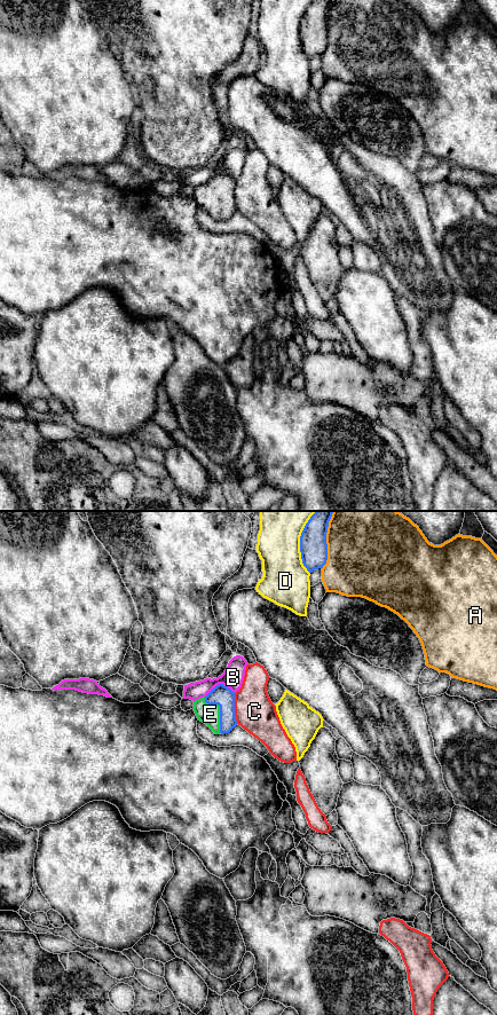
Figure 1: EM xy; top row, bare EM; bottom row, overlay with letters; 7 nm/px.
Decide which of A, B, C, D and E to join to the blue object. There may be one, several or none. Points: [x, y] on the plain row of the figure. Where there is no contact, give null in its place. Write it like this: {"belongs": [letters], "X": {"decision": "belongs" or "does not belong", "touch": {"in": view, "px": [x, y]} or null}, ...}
{"belongs": ["E"], "A": {"decision": "does not belong", "touch": {"in": "xy", "px": [325, 28]}}, "B": {"decision": "does not belong", "touch": {"in": "xy", "px": [220, 171]}}, "C": {"decision": "does not belong", "touch": {"in": "xy", "px": [234, 195]}}, "D": {"decision": "does not belong", "touch": {"in": "xy", "px": [300, 30]}}, "E": {"decision": "belongs", "touch": {"in": "xy", "px": [220, 197]}}}

